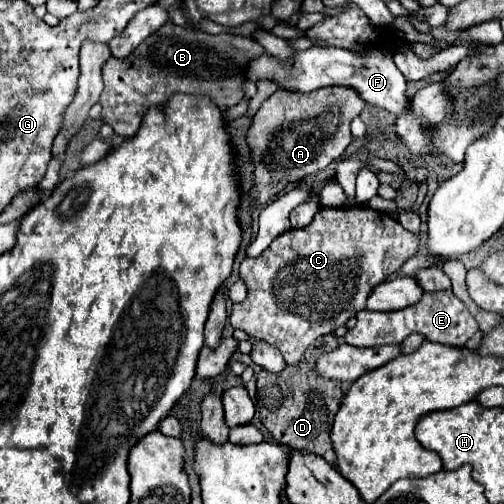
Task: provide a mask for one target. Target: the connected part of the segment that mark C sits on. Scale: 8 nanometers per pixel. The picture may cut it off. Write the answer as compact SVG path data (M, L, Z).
M322 207L308 227L290 229L278 235L260 257L246 257L240 263L240 279L248 287L248 297L232 307L230 325L276 347L288 365L296 365L314 339L334 333L338 327L346 325L350 317L364 309L370 291L416 255L418 245L418 237L406 231L388 213L366 207Z

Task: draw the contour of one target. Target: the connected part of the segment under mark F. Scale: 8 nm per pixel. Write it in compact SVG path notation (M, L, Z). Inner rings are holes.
M310 47L306 51L296 51L294 55L284 59L262 53L252 61L248 61L246 77L248 81L268 79L286 91L302 91L302 93L330 85L350 87L368 105L382 107L394 115L402 115L404 111L408 111L410 105L406 97L406 79L394 65L390 51L370 51L368 55L356 55L352 51L344 51L338 47Z

